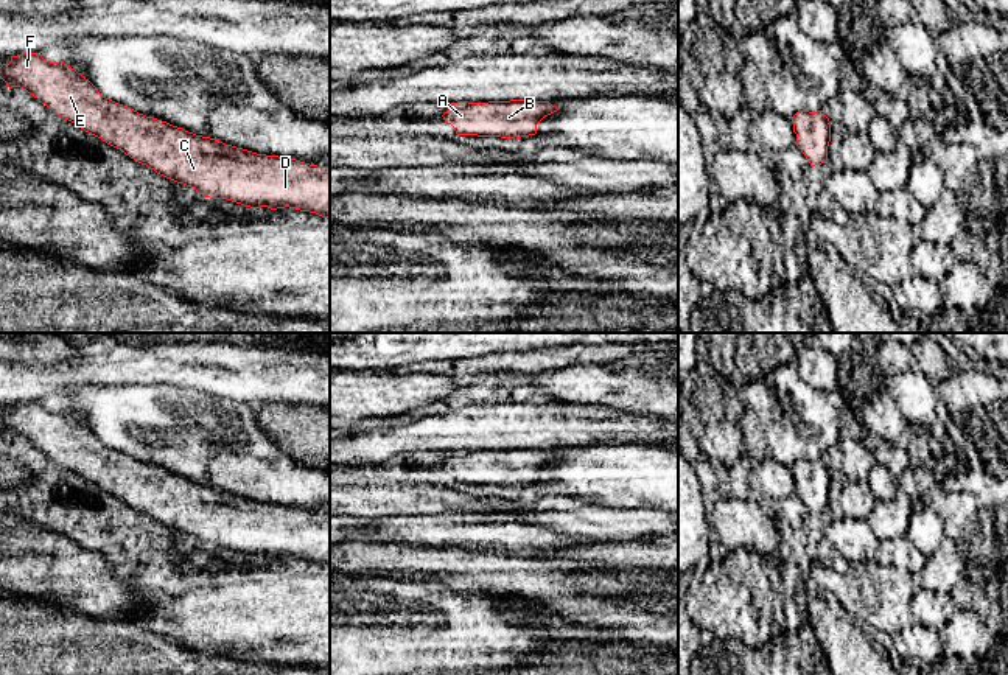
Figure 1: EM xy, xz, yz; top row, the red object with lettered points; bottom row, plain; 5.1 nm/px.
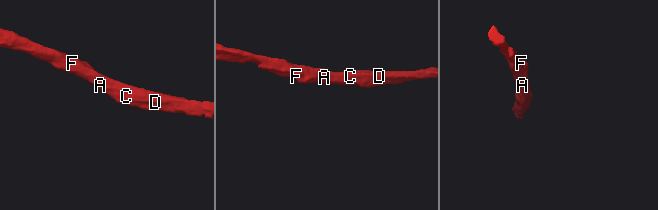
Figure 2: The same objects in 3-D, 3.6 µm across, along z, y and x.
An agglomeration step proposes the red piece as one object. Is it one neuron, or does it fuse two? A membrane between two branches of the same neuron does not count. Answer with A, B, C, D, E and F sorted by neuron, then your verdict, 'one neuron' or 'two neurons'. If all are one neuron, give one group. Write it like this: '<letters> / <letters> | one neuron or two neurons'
A B C D E F | one neuron

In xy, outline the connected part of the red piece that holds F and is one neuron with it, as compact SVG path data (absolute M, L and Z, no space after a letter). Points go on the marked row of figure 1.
M36 53L11 56L11 62L0 67L0 78L9 89L26 90L56 115L78 124L157 174L194 188L205 198L227 199L250 208L289 207L330 218L328 166L257 154L146 117L101 95L89 79L62 61L50 62Z

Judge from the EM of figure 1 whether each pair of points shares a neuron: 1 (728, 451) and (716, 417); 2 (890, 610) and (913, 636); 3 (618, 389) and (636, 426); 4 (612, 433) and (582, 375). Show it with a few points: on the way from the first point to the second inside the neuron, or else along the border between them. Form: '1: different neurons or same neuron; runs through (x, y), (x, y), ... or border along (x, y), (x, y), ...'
1: same neuron; runs through (722, 444), (716, 425)
2: different neurons; border along (913, 621), (893, 638)
3: different neurons; border along (598, 405), (621, 412), (654, 414), (661, 419)
4: different neurons; border along (570, 403), (601, 405), (633, 414)

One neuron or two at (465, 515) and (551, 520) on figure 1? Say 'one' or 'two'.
two

